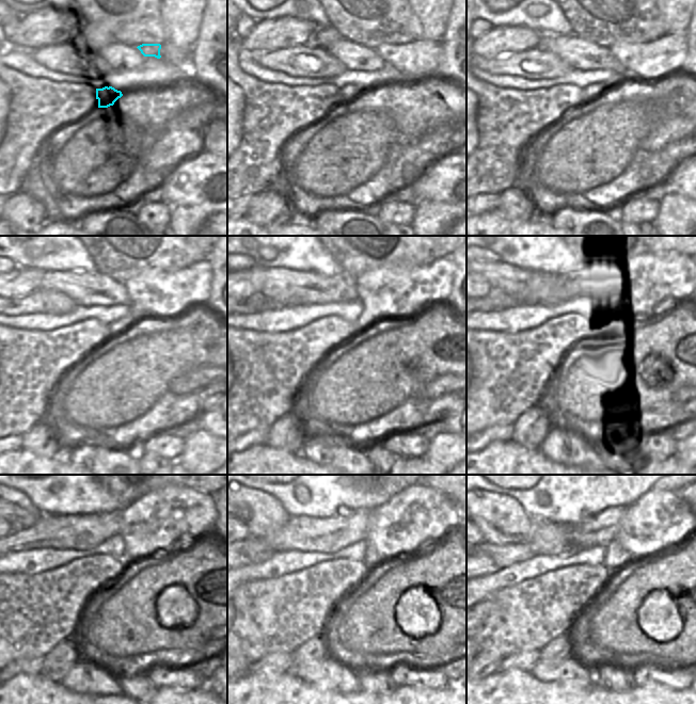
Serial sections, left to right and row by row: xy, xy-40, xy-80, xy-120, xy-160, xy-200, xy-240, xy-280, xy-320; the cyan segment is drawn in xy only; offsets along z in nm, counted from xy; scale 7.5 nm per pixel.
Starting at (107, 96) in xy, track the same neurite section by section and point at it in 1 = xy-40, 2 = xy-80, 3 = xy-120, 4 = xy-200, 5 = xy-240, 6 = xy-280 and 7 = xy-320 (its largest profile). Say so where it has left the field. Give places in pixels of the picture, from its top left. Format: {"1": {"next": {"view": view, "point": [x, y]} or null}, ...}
{"1": {"next": {"view": "xy-40", "point": [348, 92]}}, "2": {"next": {"view": "xy-80", "point": [591, 91]}}, "3": {"next": {"view": "xy-120", "point": [154, 292]}}, "4": {"next": {"view": "xy-200", "point": [642, 285]}}, "5": {"next": {"view": "xy-240", "point": [159, 523]}}, "6": {"next": {"view": "xy-280", "point": [417, 515]}}, "7": {"next": {"view": "xy-320", "point": [658, 521]}}}

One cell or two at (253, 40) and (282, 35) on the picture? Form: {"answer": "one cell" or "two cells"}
{"answer": "one cell"}

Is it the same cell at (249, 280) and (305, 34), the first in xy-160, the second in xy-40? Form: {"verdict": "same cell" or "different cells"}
{"verdict": "same cell"}

